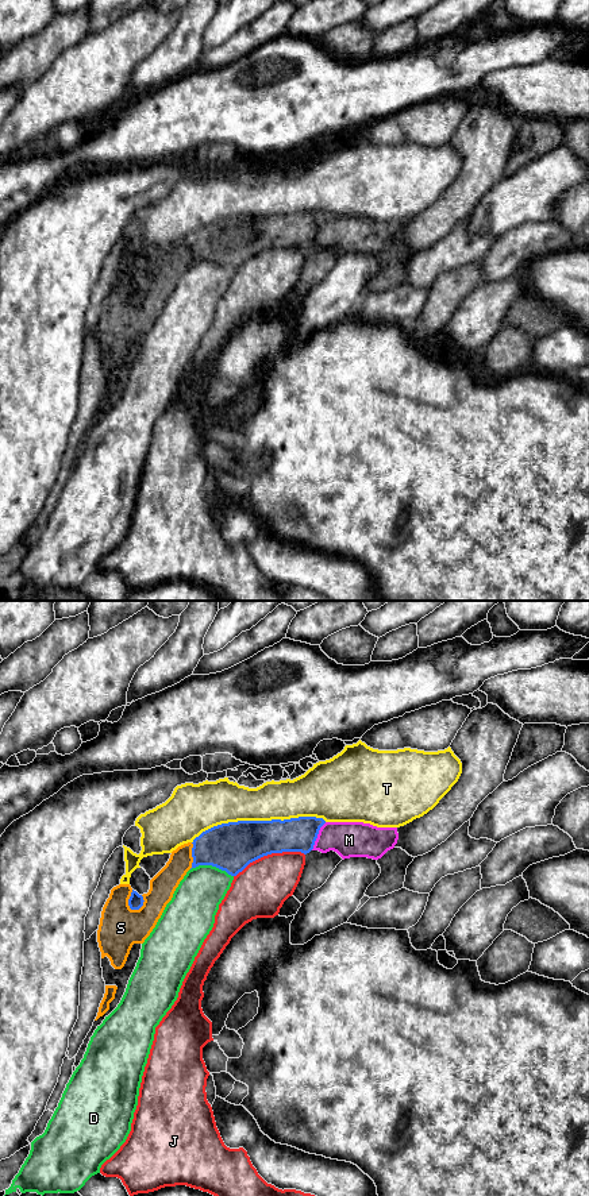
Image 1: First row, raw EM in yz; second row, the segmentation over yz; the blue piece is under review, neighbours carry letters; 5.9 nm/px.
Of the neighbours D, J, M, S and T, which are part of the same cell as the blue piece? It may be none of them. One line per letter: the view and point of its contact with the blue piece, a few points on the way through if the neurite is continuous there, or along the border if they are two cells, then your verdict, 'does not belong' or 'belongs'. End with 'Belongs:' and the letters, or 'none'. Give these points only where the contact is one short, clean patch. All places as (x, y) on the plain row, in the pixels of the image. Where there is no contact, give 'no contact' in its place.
D: meets blue in yz at (212, 261); does not belong
J: meets blue in yz at (269, 249); does not belong
M: meets blue in yz at (316, 231); does not belong
S: meets blue in yz at (129, 298); does not belong
T: meets blue in yz at (258, 216); does not belong
Belongs: none

